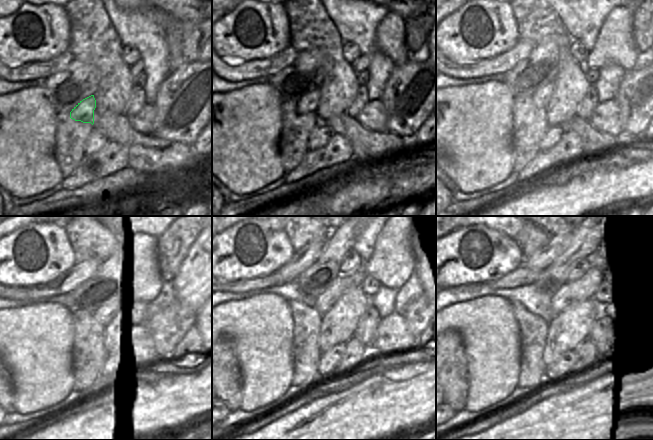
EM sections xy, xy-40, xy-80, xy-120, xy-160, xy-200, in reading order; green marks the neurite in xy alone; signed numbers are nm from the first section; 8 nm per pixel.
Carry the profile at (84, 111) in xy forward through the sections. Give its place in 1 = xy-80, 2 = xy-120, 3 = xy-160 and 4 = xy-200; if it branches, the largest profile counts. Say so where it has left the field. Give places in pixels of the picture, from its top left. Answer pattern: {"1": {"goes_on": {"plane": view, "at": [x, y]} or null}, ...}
{"1": {"goes_on": {"plane": "xy-80", "at": [541, 97]}}, "2": {"goes_on": {"plane": "xy-120", "at": [110, 288]}}, "3": {"goes_on": {"plane": "xy-160", "at": [335, 288]}}, "4": {"goes_on": {"plane": "xy-200", "at": [563, 294]}}}

